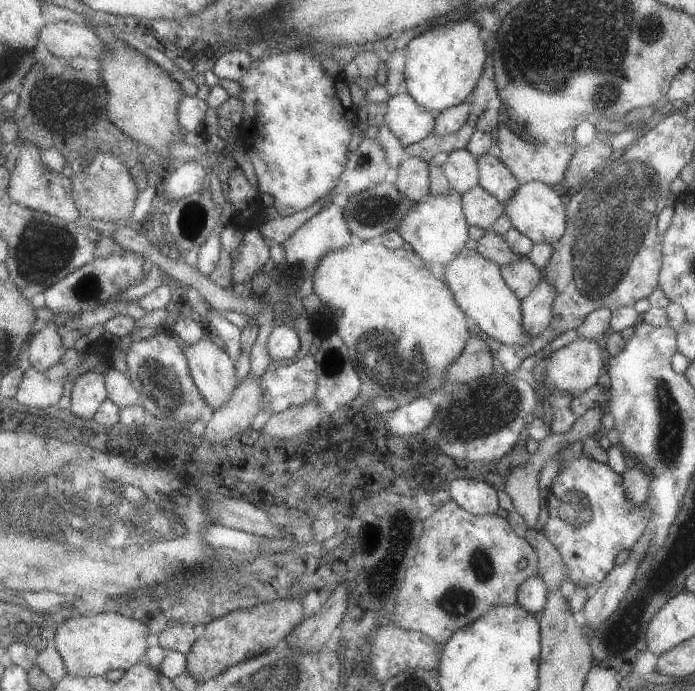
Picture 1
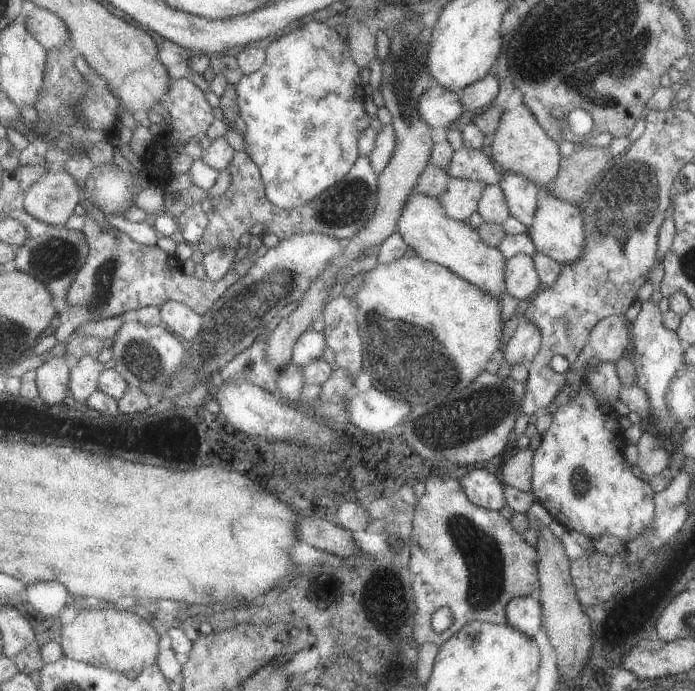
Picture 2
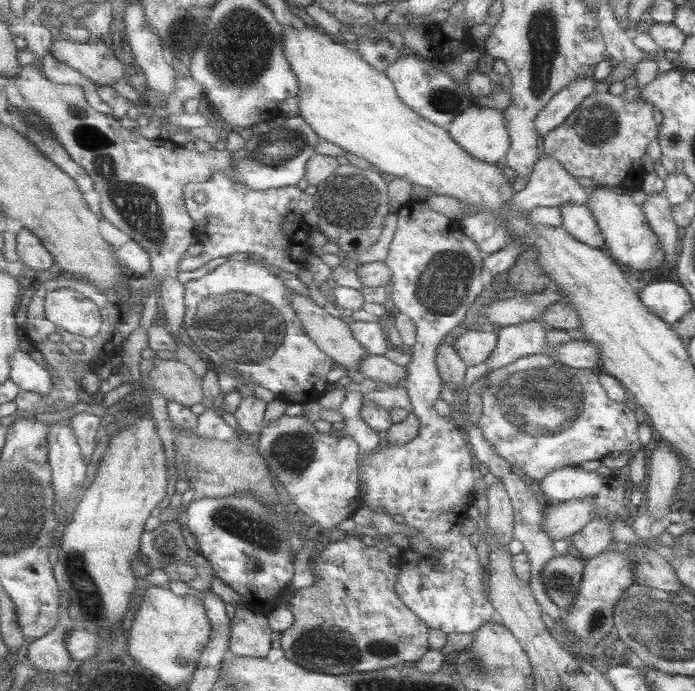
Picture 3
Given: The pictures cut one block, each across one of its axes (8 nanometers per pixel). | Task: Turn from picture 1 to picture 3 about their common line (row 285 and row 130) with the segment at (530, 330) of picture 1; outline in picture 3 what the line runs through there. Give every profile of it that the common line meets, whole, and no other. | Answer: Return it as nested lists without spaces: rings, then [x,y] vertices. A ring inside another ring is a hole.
[[[593,76],[587,78],[579,78],[575,82],[571,82],[569,86],[565,86],[559,94],[555,94],[555,98],[545,106],[545,110],[539,114],[537,126],[541,136],[545,138],[549,132],[553,132],[555,128],[563,126],[565,120],[589,98],[597,92],[599,80],[595,80]]]

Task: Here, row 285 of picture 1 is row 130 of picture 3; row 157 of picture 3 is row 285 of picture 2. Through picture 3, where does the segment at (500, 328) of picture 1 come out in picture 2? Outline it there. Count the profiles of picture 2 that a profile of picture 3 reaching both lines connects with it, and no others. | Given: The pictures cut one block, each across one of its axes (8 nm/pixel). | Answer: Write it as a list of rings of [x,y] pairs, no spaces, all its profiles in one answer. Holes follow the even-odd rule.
[[[411,196],[407,208],[403,210],[403,218],[399,222],[399,232],[405,242],[429,262],[441,264],[453,270],[463,280],[477,286],[485,296],[501,300],[503,292],[507,292],[507,258],[499,248],[489,246],[479,230],[473,230],[469,224],[451,220],[445,216],[441,202],[431,196]]]

